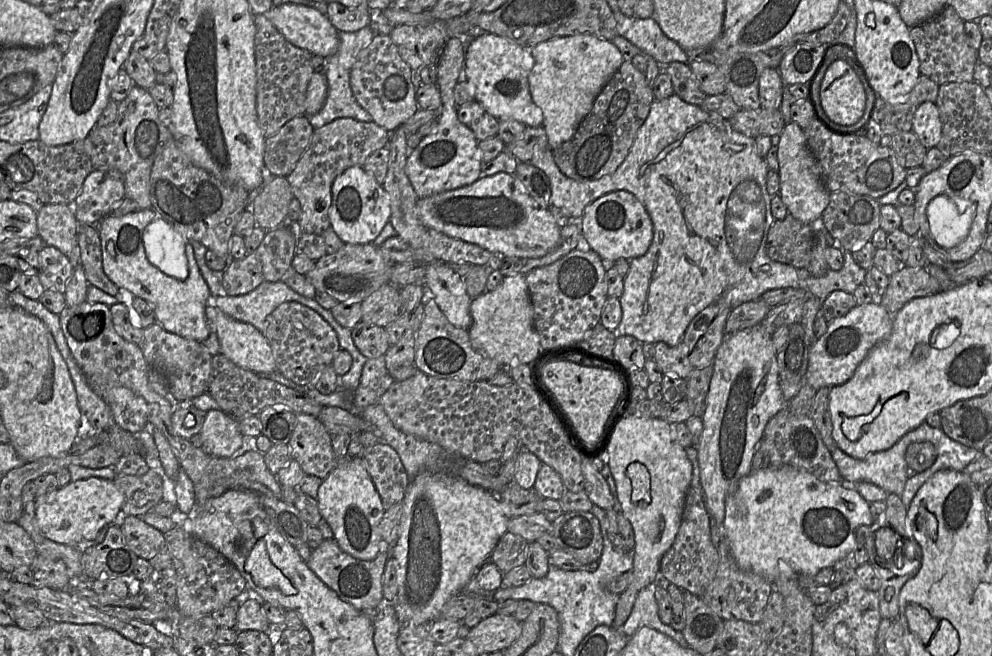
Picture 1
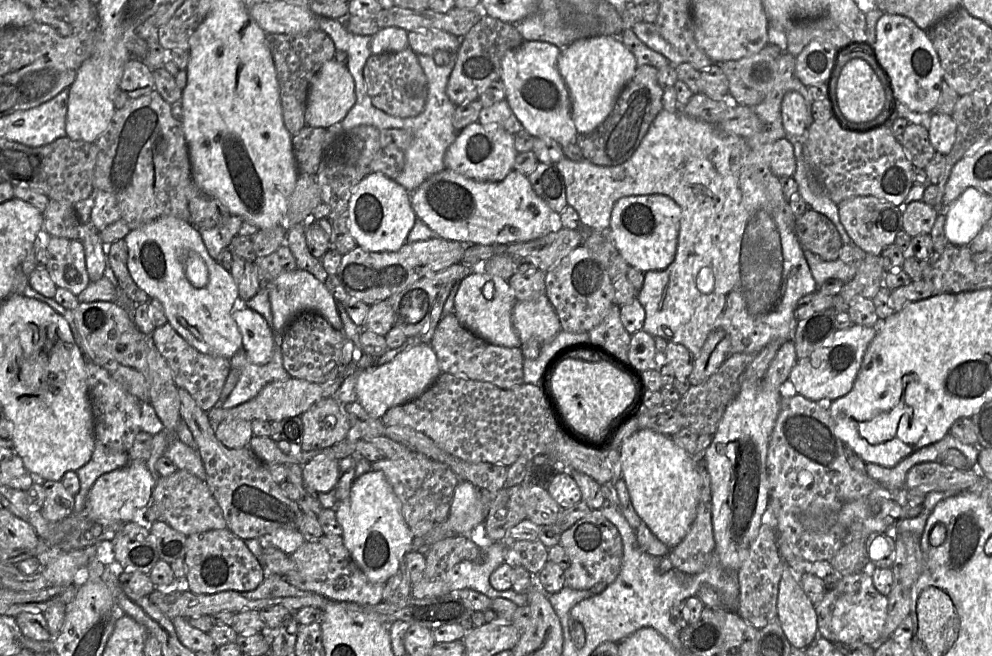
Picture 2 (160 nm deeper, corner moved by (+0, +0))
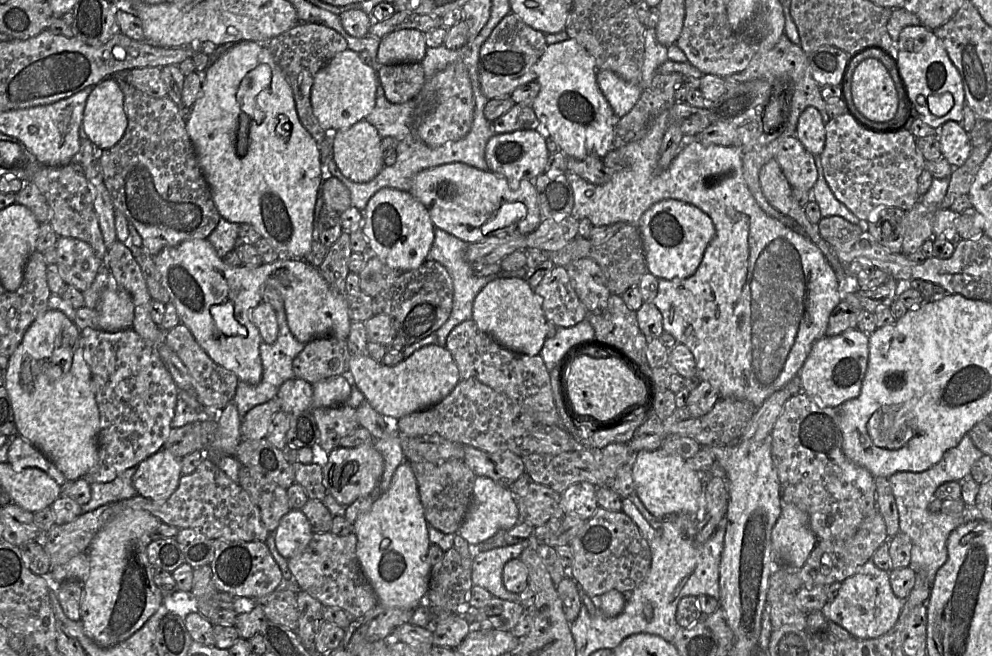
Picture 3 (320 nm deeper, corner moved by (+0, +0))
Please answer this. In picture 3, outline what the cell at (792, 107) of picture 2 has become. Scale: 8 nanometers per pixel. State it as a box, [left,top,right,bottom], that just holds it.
[795,106,825,156]

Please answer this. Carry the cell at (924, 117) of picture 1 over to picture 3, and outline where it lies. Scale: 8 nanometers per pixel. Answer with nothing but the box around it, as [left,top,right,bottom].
[936,121,972,168]

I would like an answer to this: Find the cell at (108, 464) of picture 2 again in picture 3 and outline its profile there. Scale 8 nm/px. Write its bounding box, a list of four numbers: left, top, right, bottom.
[81,469,137,514]

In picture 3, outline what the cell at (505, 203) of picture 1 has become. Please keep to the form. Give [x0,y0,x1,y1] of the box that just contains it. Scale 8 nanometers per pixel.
[410,162,542,243]

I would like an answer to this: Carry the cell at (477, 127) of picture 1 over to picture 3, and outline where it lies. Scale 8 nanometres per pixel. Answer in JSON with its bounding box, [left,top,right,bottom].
[491,103,549,138]

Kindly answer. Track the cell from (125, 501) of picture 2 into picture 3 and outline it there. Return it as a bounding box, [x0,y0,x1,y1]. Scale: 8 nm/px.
[132,449,181,501]

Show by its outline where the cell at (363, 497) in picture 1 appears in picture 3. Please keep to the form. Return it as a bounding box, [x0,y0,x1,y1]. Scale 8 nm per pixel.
[353,461,432,609]

